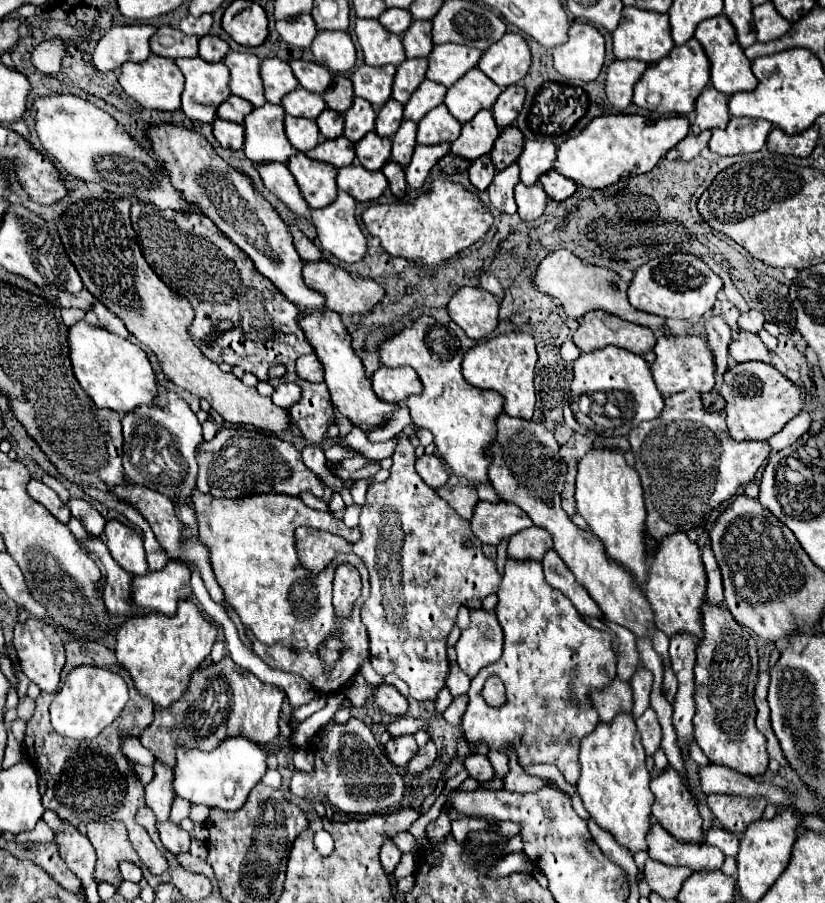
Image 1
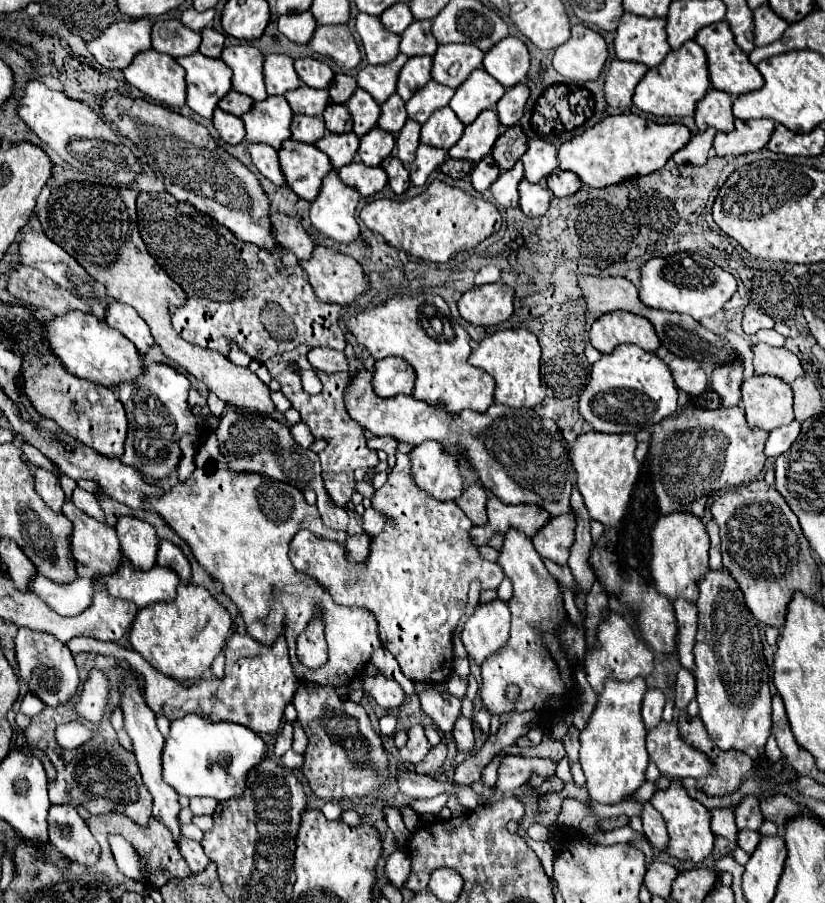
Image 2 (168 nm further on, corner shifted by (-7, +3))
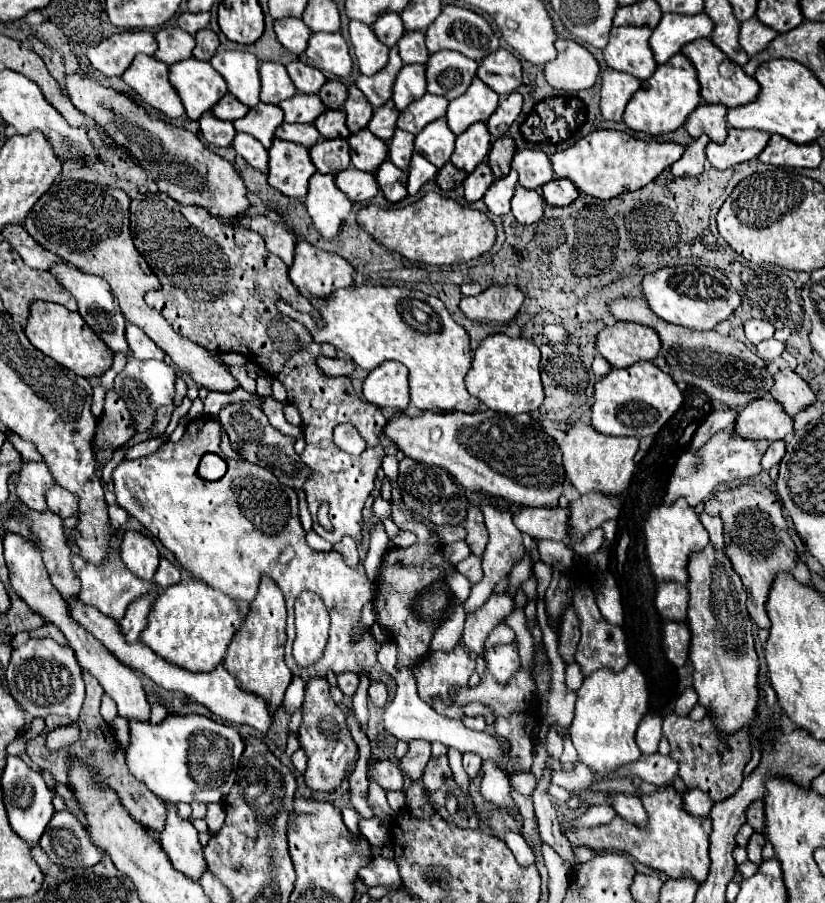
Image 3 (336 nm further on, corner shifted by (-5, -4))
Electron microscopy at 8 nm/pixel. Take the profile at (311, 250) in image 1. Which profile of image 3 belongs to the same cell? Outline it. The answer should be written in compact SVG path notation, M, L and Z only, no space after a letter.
M252 216L250 228L266 240L266 246L272 254L276 254L284 264L292 264L296 238L286 228L282 228L282 224L270 220L268 216Z

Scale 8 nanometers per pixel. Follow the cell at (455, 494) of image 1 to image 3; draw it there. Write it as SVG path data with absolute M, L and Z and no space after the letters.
M472 506L468 510L468 516L464 520L464 528L466 528L466 542L470 544L470 550L474 556L482 556L486 544L488 544L488 532L484 526L484 516L480 512L480 508Z

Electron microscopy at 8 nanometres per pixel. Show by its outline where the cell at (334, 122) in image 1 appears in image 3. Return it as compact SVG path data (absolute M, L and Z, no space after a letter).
M324 110L314 126L318 128L318 132L324 138L348 138L350 130L346 128L346 120L344 120L344 112L342 110Z

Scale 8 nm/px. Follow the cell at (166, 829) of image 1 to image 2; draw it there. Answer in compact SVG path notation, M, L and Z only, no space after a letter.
M182 835L178 849L180 849L182 857L186 859L188 867L192 869L192 873L202 871L210 863L210 859L206 857L206 853L204 853L204 849L202 849L202 845L198 841L192 841L192 839L188 839L188 837Z

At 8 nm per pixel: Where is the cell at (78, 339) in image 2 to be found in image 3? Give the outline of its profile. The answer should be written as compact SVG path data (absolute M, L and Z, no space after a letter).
M34 300L30 304L30 316L24 326L24 332L28 340L46 356L56 360L58 364L70 368L78 376L92 378L92 376L102 376L110 366L112 366L112 352L106 350L106 344L98 340L98 336L92 332L92 328L82 320L78 312L70 312L68 308L46 302L46 300Z

